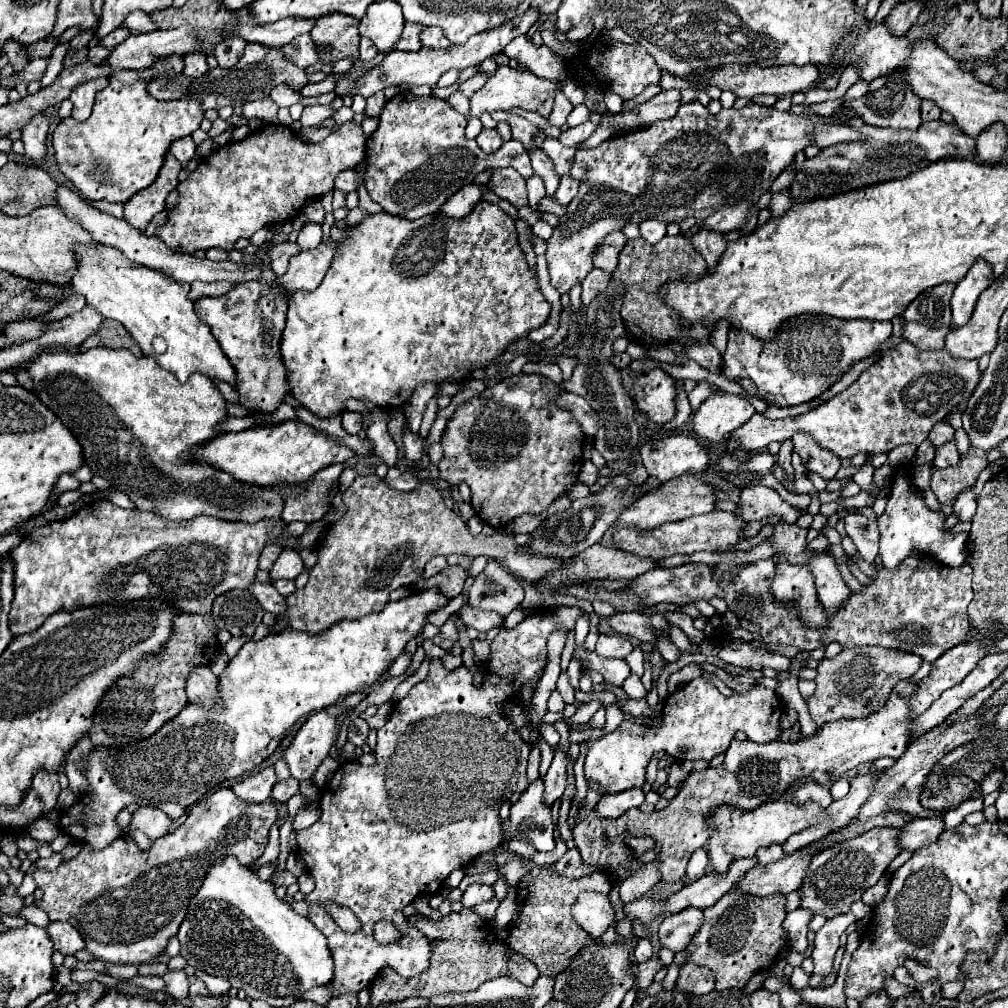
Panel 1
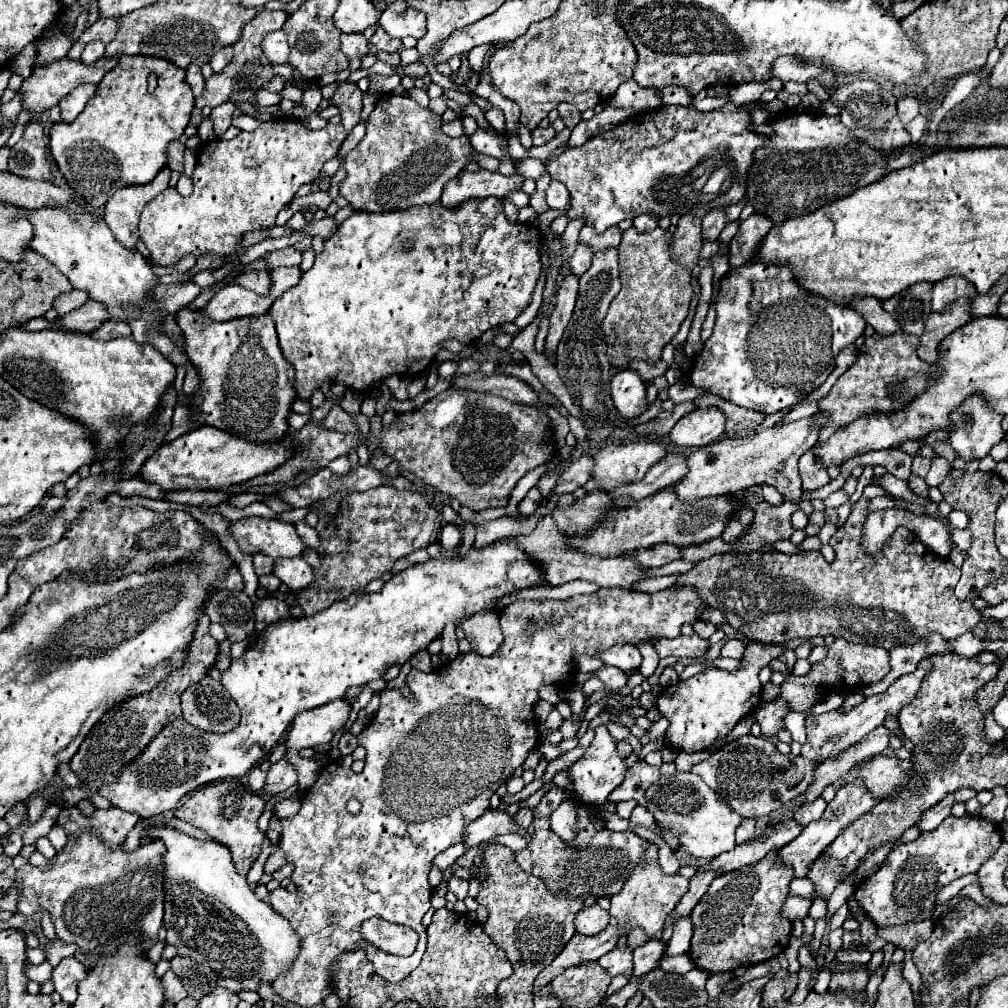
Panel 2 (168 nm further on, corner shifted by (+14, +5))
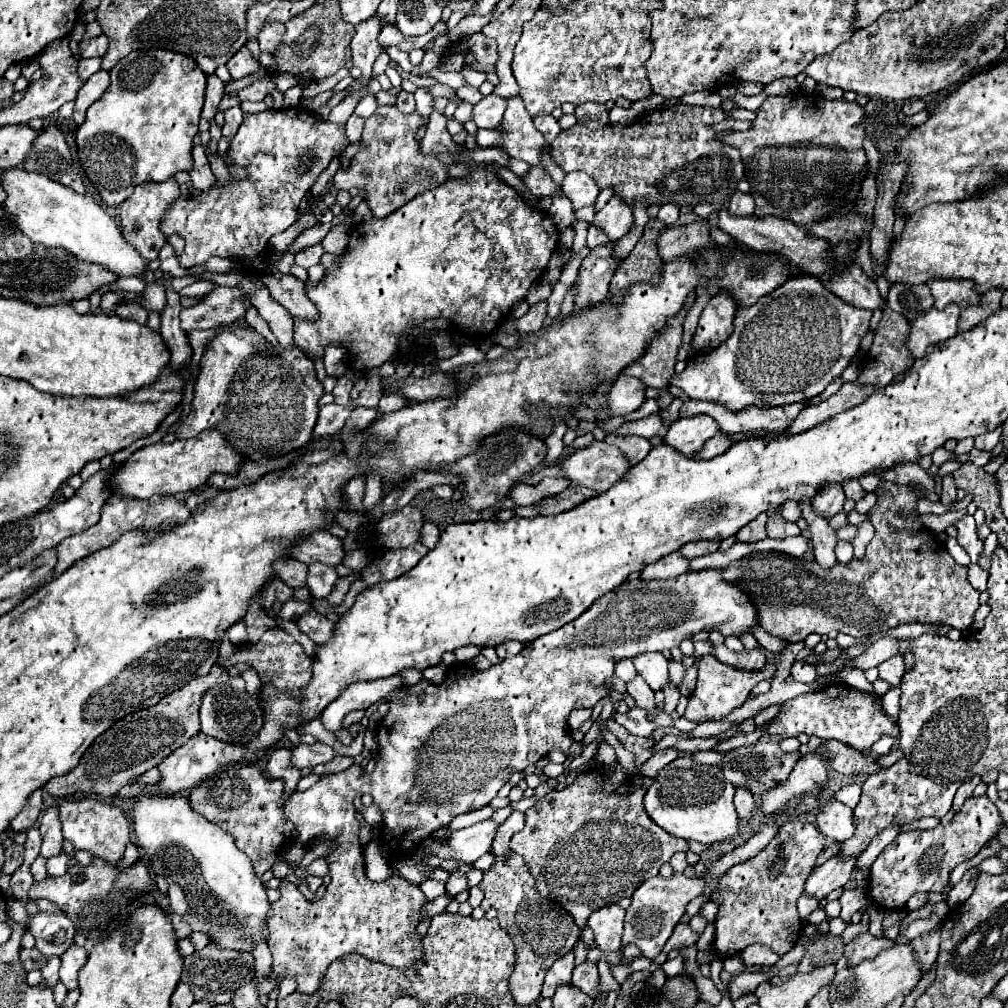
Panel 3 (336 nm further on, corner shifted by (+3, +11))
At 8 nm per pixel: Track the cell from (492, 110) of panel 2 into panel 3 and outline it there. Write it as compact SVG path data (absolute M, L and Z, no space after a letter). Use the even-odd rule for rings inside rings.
M489 94L479 104L473 106L473 120L479 128L497 128L505 108L507 108L505 98Z

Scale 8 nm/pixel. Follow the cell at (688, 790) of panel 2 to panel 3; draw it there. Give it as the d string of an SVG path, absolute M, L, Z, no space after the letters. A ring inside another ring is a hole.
M679 756L655 776L645 794L645 810L669 834L711 846L729 840L739 832L739 818L733 806L733 796L733 784L723 778L717 766L697 764L689 756Z

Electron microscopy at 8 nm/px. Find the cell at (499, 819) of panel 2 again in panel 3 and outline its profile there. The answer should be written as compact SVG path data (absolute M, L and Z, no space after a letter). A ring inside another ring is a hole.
M483 820L483 822L469 826L469 828L453 832L449 842L447 842L455 850L453 860L463 862L463 864L471 864L477 858L481 858L483 854L487 854L491 848L491 842L495 838L497 828L499 828L497 822Z

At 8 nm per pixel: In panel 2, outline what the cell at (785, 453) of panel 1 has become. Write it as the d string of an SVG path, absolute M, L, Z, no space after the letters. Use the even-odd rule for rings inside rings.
M768 484L762 486L762 496L764 496L766 502L770 502L770 504L774 504L774 506L780 506L780 504L784 502L784 498L778 494L778 490L774 490L774 488L768 486Z

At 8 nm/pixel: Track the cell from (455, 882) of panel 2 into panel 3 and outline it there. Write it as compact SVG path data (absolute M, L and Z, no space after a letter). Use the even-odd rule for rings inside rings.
M455 870L451 872L451 878L447 880L447 892L451 896L457 896L459 892L463 890L469 890L469 884L467 884L467 874L463 870Z

